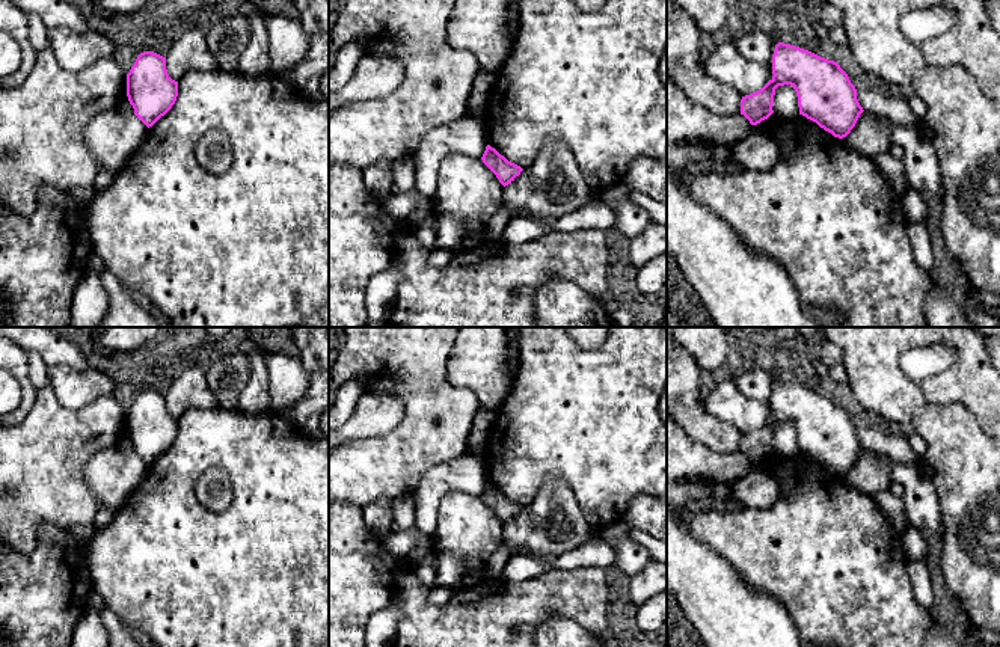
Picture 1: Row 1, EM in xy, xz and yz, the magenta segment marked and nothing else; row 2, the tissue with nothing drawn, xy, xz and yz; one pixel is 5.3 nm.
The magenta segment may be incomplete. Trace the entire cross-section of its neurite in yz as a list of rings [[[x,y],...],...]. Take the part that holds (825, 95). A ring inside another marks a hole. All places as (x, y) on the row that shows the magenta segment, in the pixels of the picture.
[[[778,42],[772,54],[772,74],[762,89],[741,100],[741,115],[751,125],[774,113],[775,89],[784,84],[795,89],[799,115],[834,137],[846,137],[864,112],[855,86],[840,65],[808,50]]]

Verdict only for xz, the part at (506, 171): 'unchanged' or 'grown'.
unchanged

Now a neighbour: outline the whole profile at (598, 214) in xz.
[[[594,199],[575,213],[566,214],[552,223],[541,223],[531,217],[513,217],[505,226],[499,244],[523,244],[549,231],[578,231],[596,228],[608,231],[614,226],[615,213],[602,199]]]

